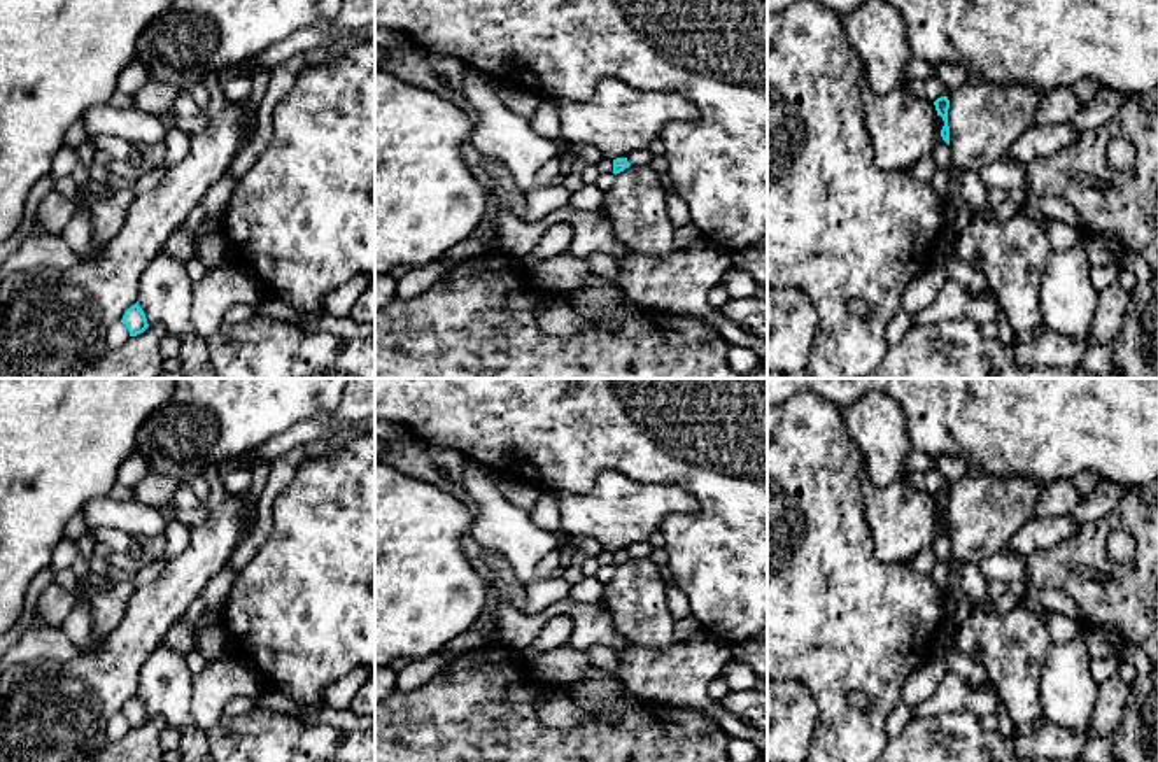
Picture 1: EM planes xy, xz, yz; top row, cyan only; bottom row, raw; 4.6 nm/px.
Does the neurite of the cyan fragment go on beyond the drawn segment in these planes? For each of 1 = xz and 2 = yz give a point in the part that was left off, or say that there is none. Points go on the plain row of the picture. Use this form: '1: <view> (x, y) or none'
1: none
2: none

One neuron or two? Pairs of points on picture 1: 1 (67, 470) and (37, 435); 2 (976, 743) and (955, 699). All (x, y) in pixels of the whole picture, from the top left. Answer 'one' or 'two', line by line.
1: one
2: two

